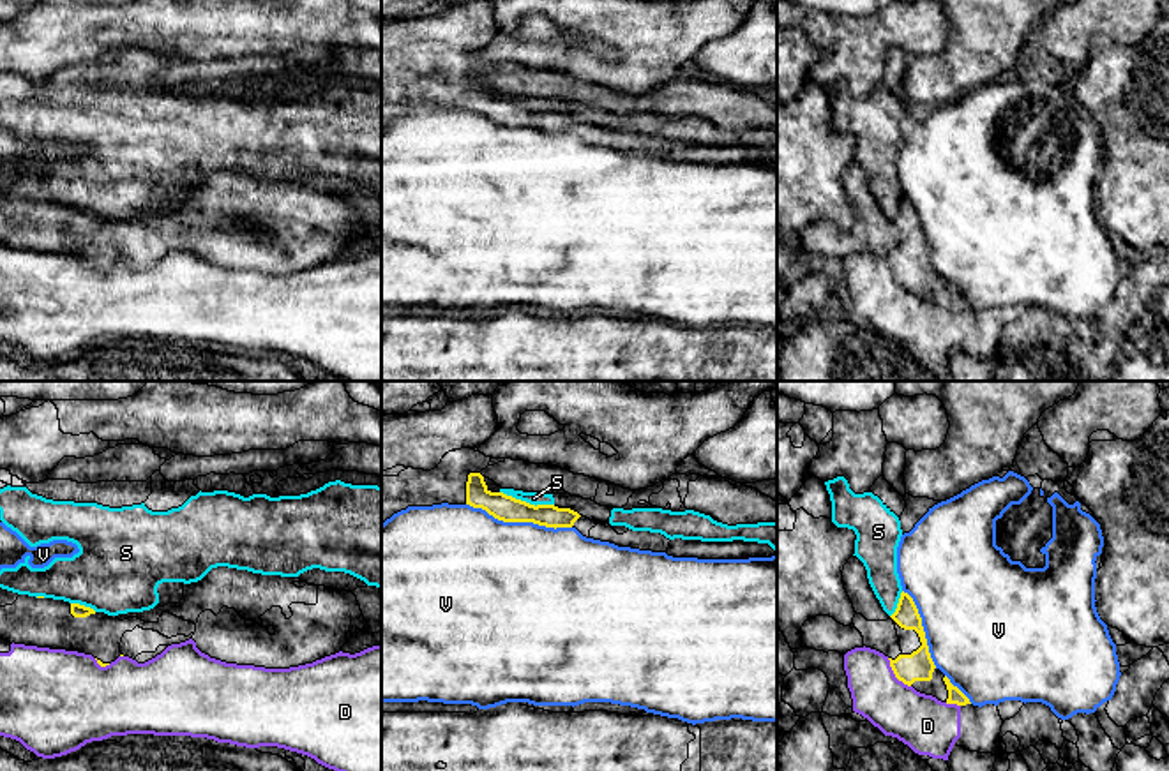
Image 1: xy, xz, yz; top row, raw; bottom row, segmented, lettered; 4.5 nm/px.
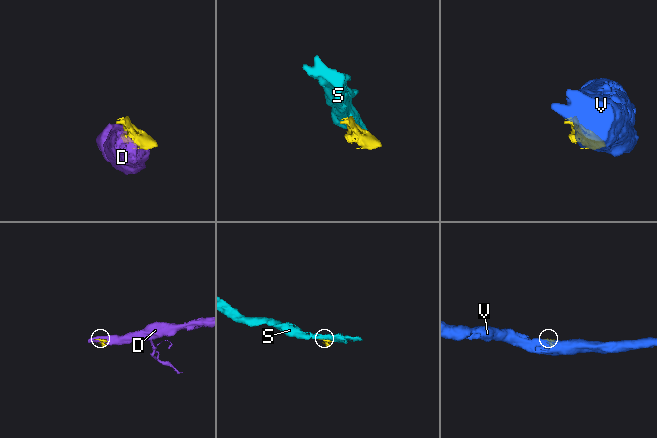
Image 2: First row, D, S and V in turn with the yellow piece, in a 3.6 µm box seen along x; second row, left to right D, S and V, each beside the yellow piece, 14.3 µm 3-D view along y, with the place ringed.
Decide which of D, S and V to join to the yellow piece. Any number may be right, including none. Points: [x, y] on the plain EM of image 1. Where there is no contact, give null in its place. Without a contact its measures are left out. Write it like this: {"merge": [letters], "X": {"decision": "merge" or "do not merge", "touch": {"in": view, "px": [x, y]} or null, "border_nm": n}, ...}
{"merge": [], "D": {"decision": "do not merge", "touch": {"in": "yz", "px": [894, 277]}, "border_nm": 170}, "S": {"decision": "do not merge", "touch": {"in": "xz", "px": [525, 106]}, "border_nm": 260}, "V": {"decision": "do not merge", "touch": {"in": "xz", "px": [520, 126]}, "border_nm": 500}}

